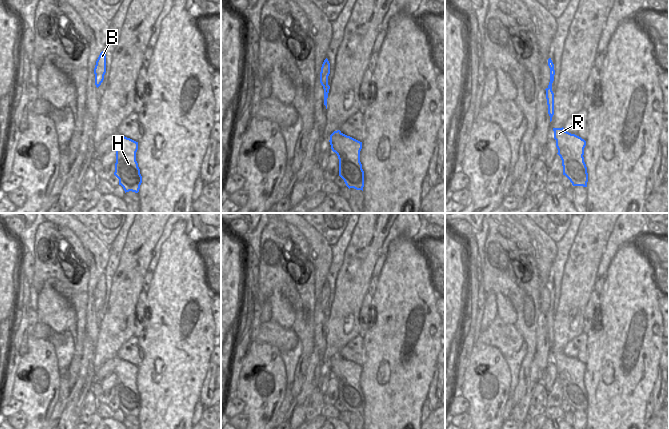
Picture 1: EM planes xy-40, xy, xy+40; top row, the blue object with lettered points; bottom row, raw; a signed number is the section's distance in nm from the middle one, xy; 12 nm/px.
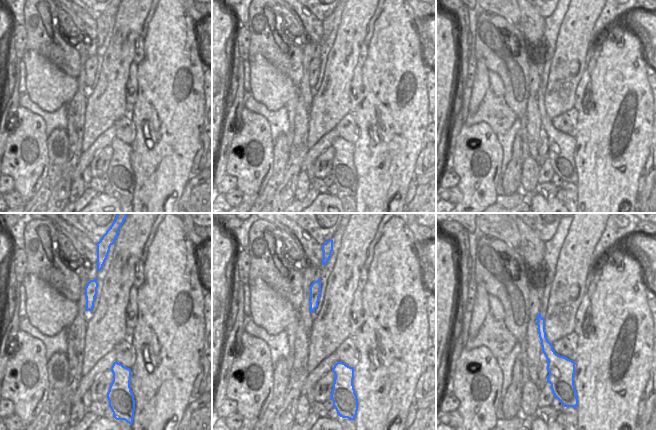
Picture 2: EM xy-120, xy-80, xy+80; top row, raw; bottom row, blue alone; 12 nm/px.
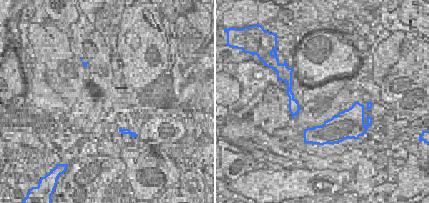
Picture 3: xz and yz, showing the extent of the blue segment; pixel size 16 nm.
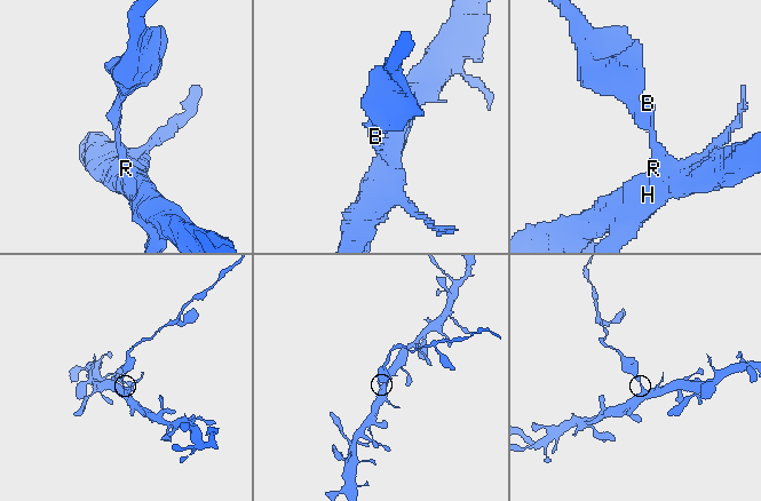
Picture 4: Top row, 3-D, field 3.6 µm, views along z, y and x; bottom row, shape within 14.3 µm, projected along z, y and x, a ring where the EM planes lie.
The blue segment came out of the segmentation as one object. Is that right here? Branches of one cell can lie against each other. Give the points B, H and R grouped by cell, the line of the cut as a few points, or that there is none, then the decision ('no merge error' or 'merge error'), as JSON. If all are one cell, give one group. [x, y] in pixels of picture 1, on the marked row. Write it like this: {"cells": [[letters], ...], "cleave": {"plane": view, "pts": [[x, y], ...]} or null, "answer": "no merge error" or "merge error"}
{"cells": [["B"], ["H", "R"]], "cleave": {"plane": "xy", "pts": [[328, 85], [324, 90]]}, "answer": "merge error"}

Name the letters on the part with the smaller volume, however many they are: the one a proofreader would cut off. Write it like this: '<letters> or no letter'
B

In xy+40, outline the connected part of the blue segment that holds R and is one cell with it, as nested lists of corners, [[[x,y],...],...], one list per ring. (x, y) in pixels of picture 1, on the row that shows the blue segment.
[[[563,127],[553,128],[553,131],[558,149],[557,154],[562,160],[563,175],[573,186],[587,187],[588,173],[583,157],[586,141],[565,131]]]

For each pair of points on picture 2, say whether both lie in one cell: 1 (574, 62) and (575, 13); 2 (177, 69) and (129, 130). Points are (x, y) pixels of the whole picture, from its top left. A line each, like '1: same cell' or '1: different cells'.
1: same cell
2: different cells

